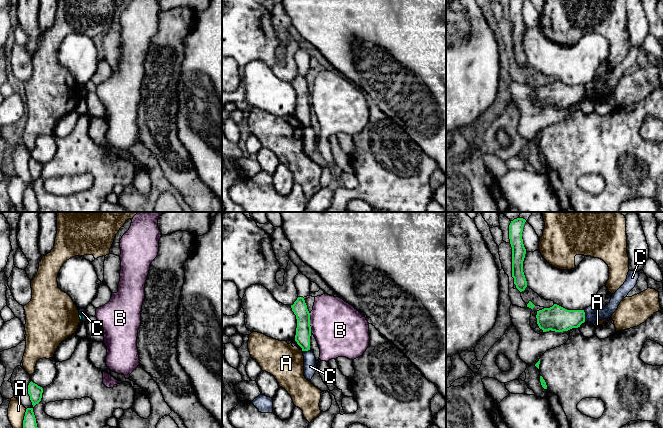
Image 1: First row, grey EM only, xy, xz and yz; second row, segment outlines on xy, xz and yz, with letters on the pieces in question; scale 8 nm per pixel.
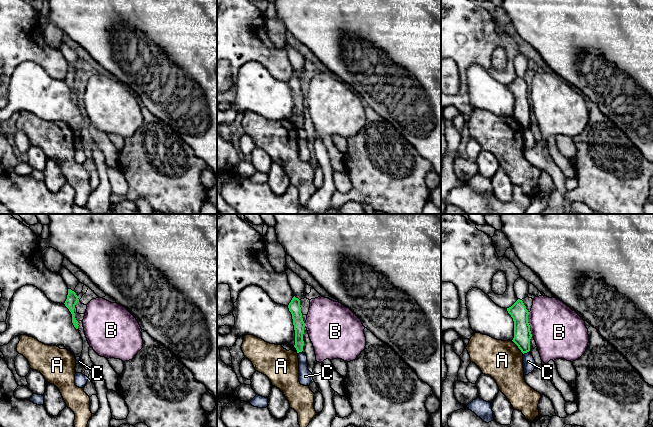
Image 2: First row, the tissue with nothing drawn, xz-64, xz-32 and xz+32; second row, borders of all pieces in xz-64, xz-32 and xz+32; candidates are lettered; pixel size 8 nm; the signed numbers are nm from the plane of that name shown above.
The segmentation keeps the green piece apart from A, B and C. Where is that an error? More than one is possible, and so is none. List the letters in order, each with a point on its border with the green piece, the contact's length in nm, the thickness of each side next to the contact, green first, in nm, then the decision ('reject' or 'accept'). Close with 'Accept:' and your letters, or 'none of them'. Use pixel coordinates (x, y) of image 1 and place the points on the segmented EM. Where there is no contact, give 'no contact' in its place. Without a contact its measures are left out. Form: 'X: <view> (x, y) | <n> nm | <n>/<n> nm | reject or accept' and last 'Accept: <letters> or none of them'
A: xy (24, 418) | 160 nm | 100/140 nm | reject
B: xz (309, 323) | 160 nm | 130/420 nm | reject
C: yz (584, 315) | 90 nm | 200/140 nm | reject
Accept: none of them

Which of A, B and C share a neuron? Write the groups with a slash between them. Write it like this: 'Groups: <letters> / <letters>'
Groups: A / B / C

